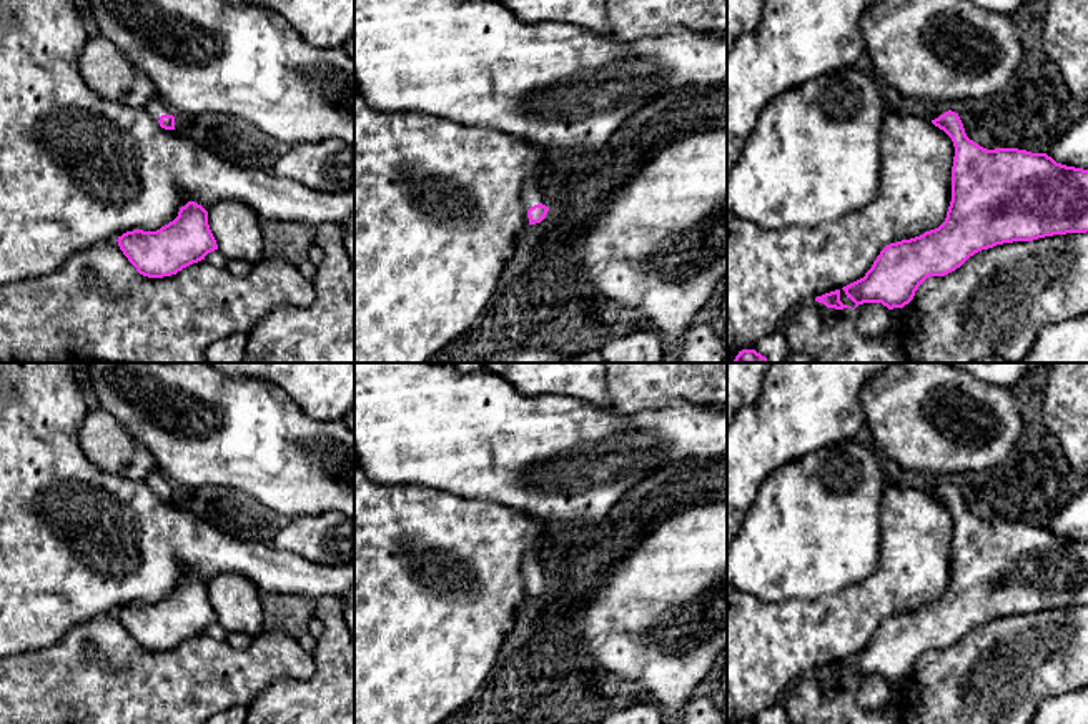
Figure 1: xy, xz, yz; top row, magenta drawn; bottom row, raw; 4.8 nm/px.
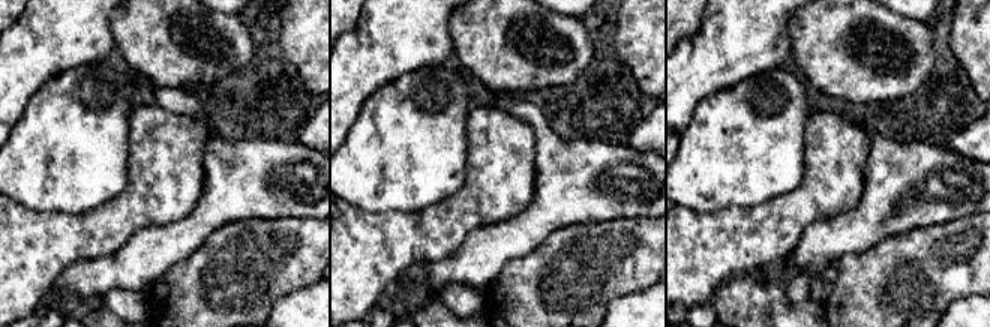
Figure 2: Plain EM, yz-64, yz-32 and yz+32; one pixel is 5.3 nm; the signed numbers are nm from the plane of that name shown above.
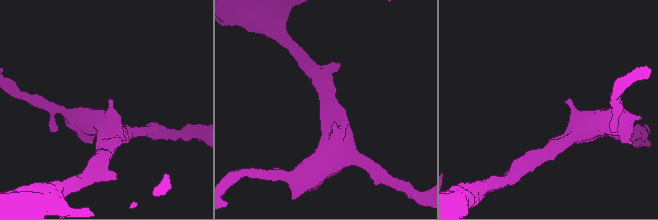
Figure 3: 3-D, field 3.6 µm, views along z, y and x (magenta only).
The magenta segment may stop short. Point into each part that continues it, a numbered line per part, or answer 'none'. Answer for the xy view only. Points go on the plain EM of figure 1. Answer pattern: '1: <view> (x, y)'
1: xy (157, 480)

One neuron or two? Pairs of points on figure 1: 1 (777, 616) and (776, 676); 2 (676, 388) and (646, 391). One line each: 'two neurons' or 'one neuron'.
1: one neuron
2: one neuron

